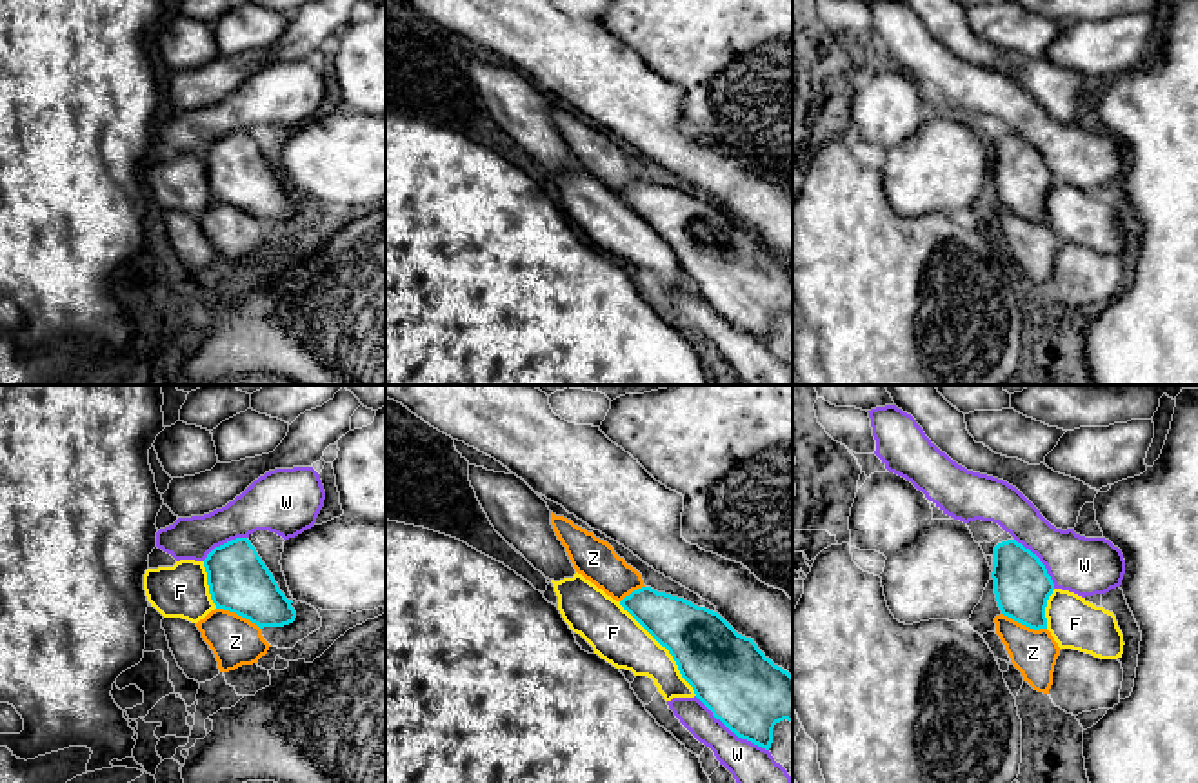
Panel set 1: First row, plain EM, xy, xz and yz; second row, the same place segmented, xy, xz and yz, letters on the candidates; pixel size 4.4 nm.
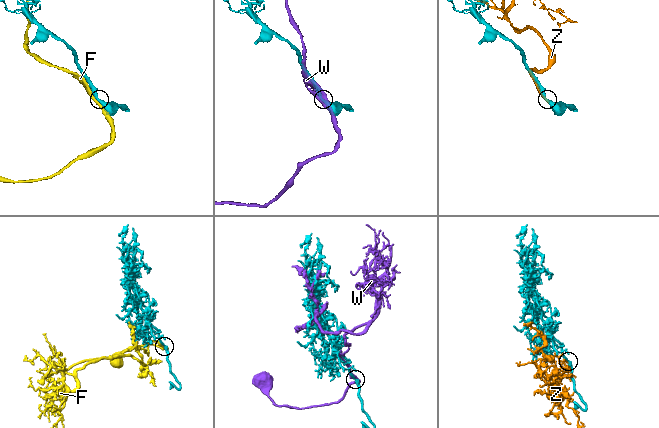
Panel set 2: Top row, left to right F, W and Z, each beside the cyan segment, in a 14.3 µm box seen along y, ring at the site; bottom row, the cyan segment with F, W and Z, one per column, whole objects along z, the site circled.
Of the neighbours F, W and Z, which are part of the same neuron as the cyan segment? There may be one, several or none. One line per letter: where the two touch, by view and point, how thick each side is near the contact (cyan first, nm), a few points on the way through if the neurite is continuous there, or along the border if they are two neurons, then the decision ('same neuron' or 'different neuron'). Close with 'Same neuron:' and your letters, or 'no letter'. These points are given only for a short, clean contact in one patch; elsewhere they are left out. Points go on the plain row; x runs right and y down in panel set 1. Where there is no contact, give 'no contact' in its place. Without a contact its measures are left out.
F: contact xz (666, 240); calibres 320 and 220 nm; different neuron
W: contact xz (731, 324); calibres 360 and 190 nm; different neuron
Z: contact xy (239, 208); calibres 280 and 220 nm; same neuron
Same neuron: Z

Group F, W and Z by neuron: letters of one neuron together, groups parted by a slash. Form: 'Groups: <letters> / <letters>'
Groups: F / W / Z

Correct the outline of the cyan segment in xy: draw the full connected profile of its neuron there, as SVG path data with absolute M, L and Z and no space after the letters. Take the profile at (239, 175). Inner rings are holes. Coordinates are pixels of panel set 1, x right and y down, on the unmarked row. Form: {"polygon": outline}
{"polygon": "M247 131L215 140L204 160L216 202L196 220L213 243L220 265L258 256L271 240L262 222L293 216L296 211L293 194L280 183Z"}

